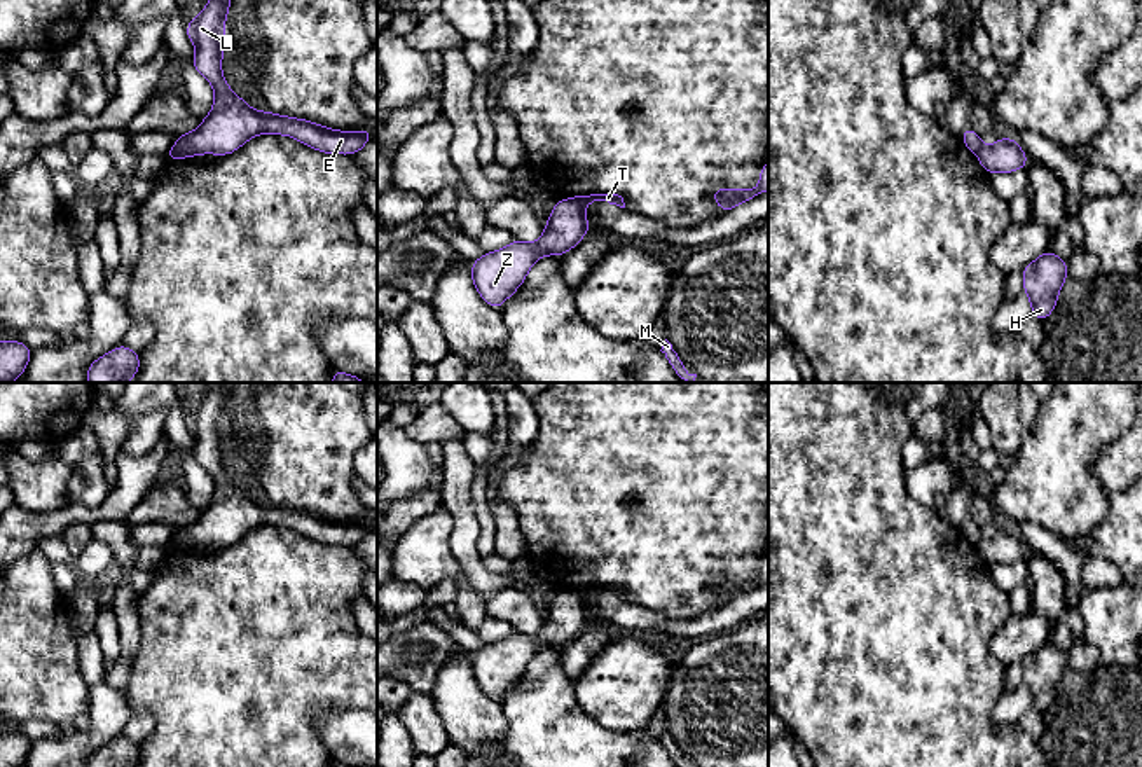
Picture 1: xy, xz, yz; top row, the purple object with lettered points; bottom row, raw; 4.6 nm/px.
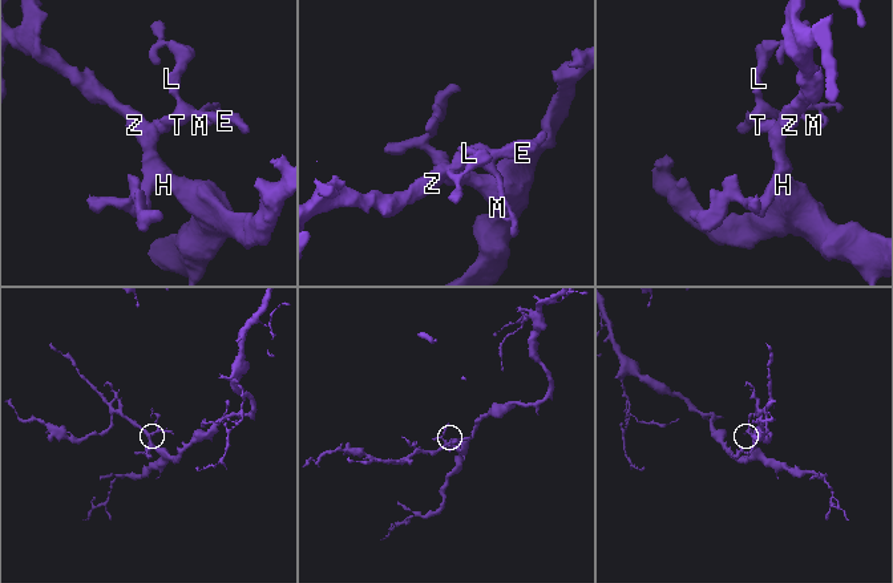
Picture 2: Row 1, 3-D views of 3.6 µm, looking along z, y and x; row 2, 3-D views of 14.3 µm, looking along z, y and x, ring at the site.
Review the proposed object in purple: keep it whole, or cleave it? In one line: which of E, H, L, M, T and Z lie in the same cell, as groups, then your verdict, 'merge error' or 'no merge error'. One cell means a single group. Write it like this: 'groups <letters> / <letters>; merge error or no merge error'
groups E L M T / H Z; merge error

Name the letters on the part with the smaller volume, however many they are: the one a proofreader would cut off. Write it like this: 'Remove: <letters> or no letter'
Remove: E, L, M, T

